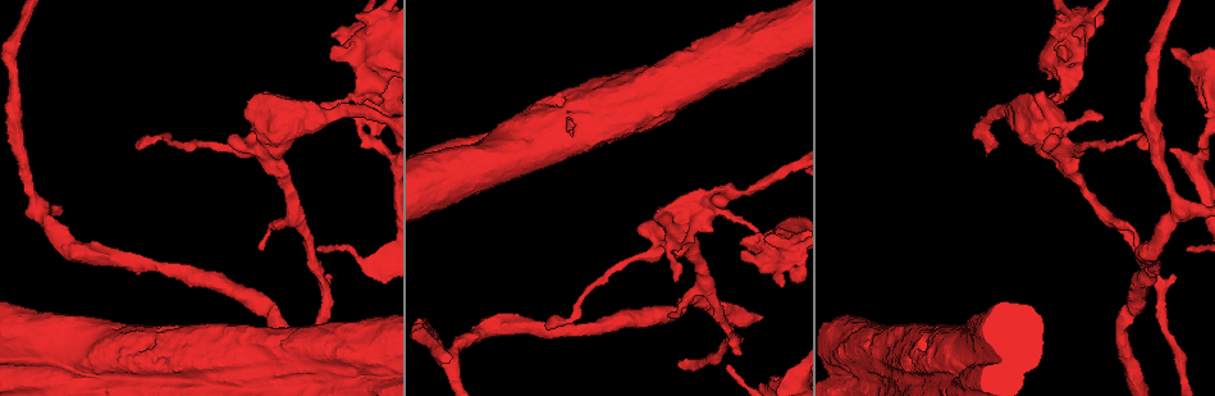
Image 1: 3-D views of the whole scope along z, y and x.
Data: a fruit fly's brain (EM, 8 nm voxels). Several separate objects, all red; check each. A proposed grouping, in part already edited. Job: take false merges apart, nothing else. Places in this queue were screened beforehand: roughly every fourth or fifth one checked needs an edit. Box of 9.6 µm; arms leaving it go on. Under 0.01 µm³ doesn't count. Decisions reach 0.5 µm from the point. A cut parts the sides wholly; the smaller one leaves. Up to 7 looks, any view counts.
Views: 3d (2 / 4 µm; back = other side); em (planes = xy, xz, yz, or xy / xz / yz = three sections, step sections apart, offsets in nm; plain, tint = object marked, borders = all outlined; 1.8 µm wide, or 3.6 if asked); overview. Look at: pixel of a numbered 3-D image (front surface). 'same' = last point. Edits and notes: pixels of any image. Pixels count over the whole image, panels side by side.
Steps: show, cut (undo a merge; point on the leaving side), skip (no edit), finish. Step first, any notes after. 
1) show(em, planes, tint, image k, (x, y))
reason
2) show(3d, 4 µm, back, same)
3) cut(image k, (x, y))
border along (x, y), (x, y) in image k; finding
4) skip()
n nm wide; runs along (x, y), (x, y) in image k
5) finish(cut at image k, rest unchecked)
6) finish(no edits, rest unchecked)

show(3d, 4 µm, image 1, (1107, 216))

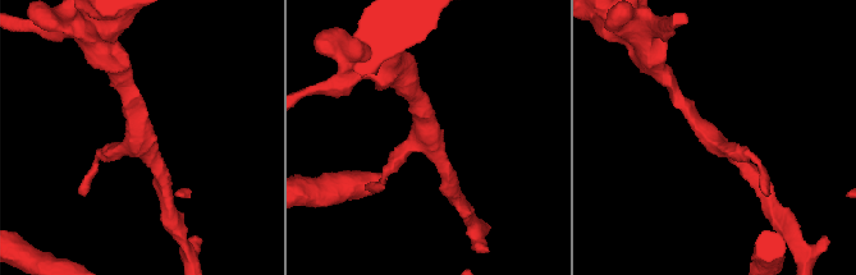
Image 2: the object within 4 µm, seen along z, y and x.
show(em, xz, step 16, tint, image 2, (143, 136))
3 arms; arms of 200, 200, 220 nm

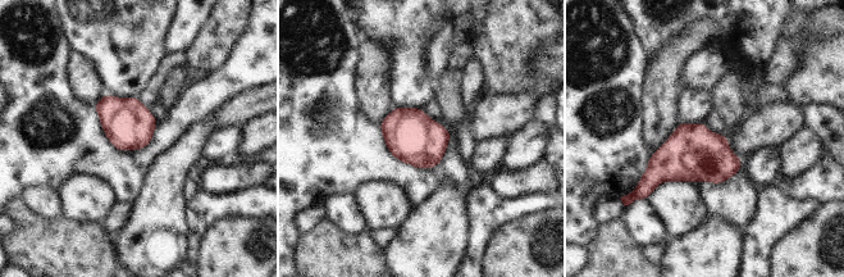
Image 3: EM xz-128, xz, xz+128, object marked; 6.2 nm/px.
show(em, planes, tint, same)
cut it another way

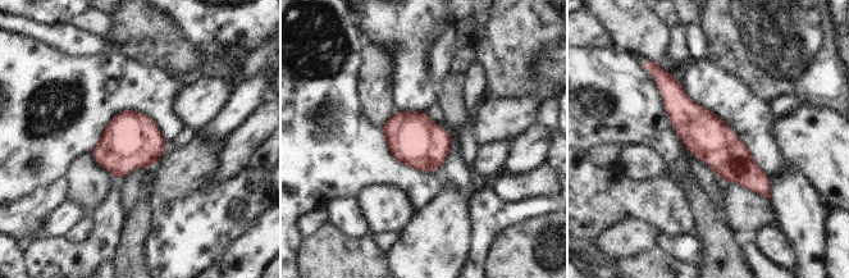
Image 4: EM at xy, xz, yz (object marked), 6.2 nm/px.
skip()
280 nm wide; runs along (662, 82), (676, 103), (767, 192) in image 4; one cell here

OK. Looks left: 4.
show(em, 3.6 µm, planes, borders, image 1, (1057, 131))
abrupt turn

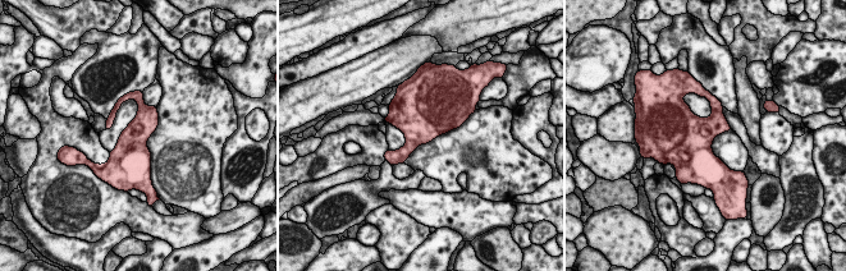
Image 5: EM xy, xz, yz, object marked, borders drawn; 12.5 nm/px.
skip()
400 nm wide; all the same cell

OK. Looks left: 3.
show(em, 3.6 µm, xy, step 8, plain, image 1, (372, 27))
thick turns thin

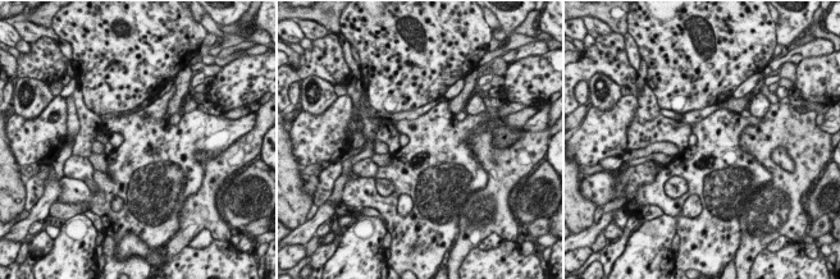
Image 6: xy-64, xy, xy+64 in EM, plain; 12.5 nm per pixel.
show(em, 3.6 µm, xy, step 8, tint, same)

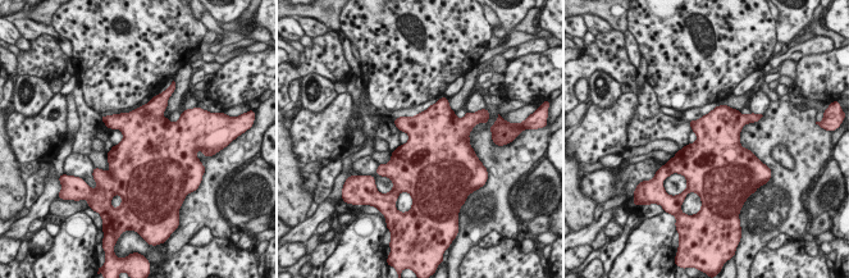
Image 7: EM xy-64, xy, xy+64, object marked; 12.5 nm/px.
skip()
one cell here

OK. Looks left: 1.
finish(no edits, rest unchecked)

